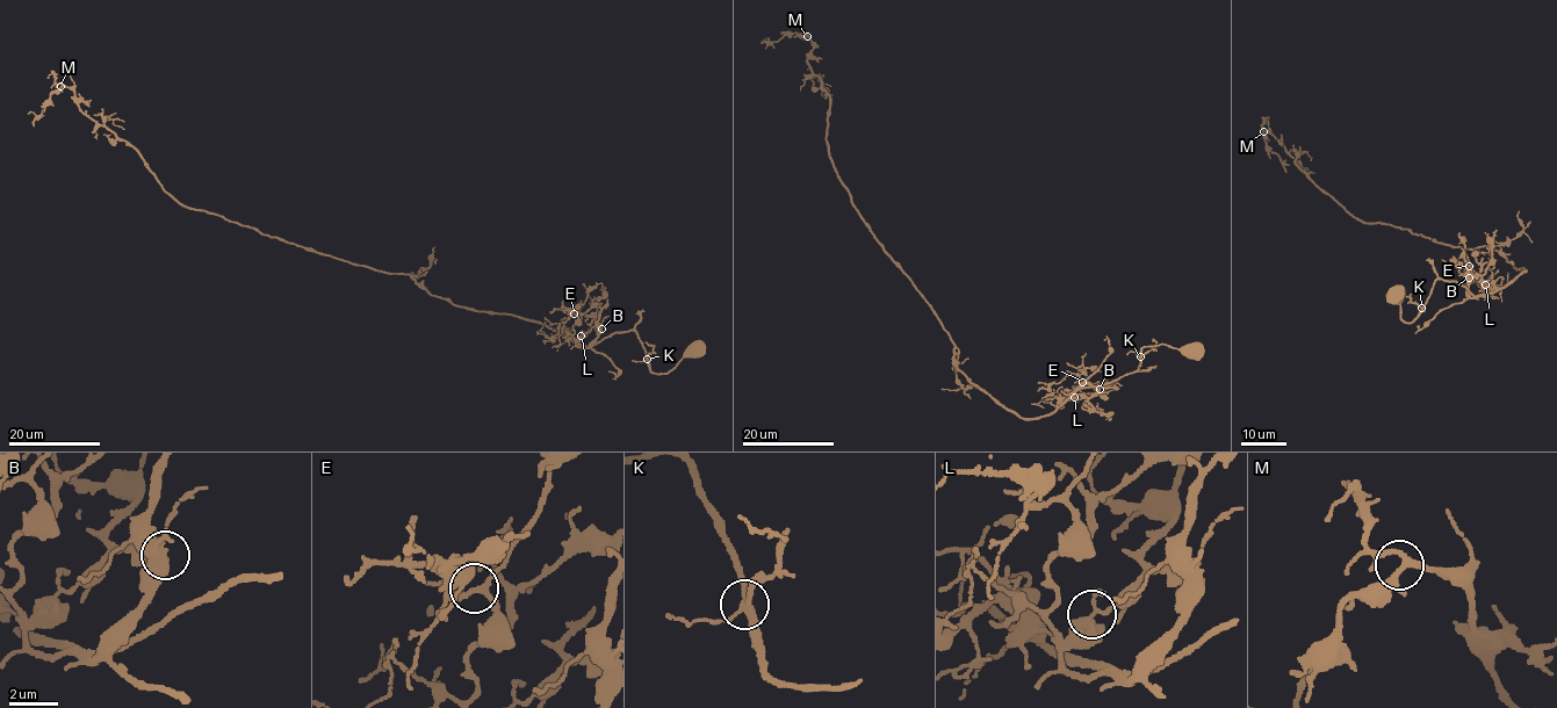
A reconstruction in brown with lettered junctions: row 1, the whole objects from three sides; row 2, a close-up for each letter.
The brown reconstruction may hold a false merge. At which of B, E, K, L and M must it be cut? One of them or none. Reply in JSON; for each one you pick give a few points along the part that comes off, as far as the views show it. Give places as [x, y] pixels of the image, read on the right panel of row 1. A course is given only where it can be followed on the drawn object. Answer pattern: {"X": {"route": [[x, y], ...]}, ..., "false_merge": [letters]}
{"L": {"route": [[1486, 284], [1486, 288], [1476, 279], [1460, 232]]}, "false_merge": ["L"]}

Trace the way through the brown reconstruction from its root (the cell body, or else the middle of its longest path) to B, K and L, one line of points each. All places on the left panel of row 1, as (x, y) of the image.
B: (699, 349), (667, 373), (654, 374), (634, 331), (613, 332), (598, 340), (602, 329)
K: (699, 349), (698, 354), (684, 356), (667, 373), (654, 374), (647, 359)
L: (699, 349), (667, 373), (654, 374), (633, 330), (613, 332), (583, 347), (581, 334)

